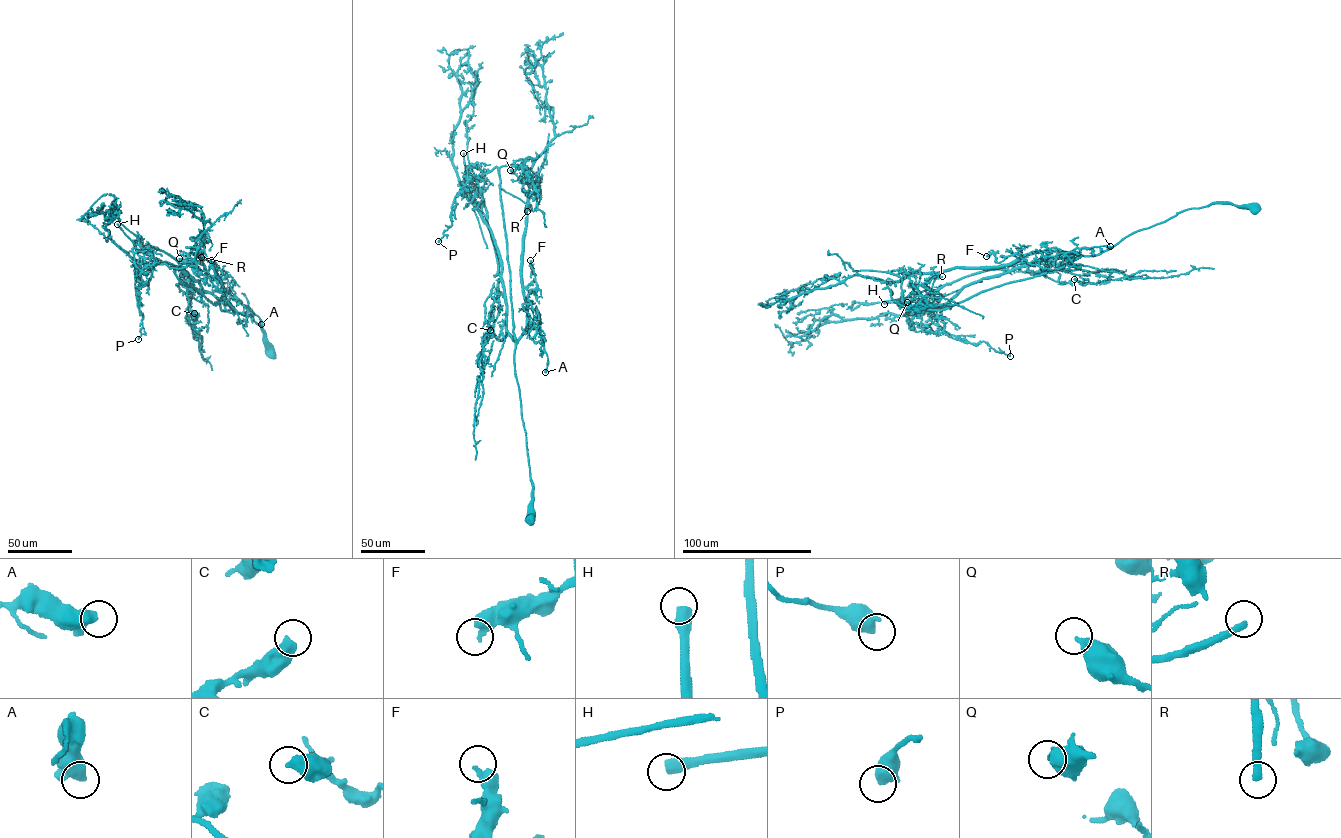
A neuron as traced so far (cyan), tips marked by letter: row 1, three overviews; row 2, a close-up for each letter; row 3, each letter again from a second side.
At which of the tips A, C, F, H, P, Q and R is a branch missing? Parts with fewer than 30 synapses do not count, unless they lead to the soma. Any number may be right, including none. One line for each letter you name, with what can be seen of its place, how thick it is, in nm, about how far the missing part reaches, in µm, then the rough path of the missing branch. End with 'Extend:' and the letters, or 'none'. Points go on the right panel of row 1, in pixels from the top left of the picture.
H: (884, 304) | 440 nm | 60 µm | (884, 304), (811, 318)
R: (942, 276) | 280 nm | 160 µm | (942, 276), (1017, 260), (1035, 252), (1047, 252), (1059, 267), (1101, 260), (1103, 256)
Extend: H, R

